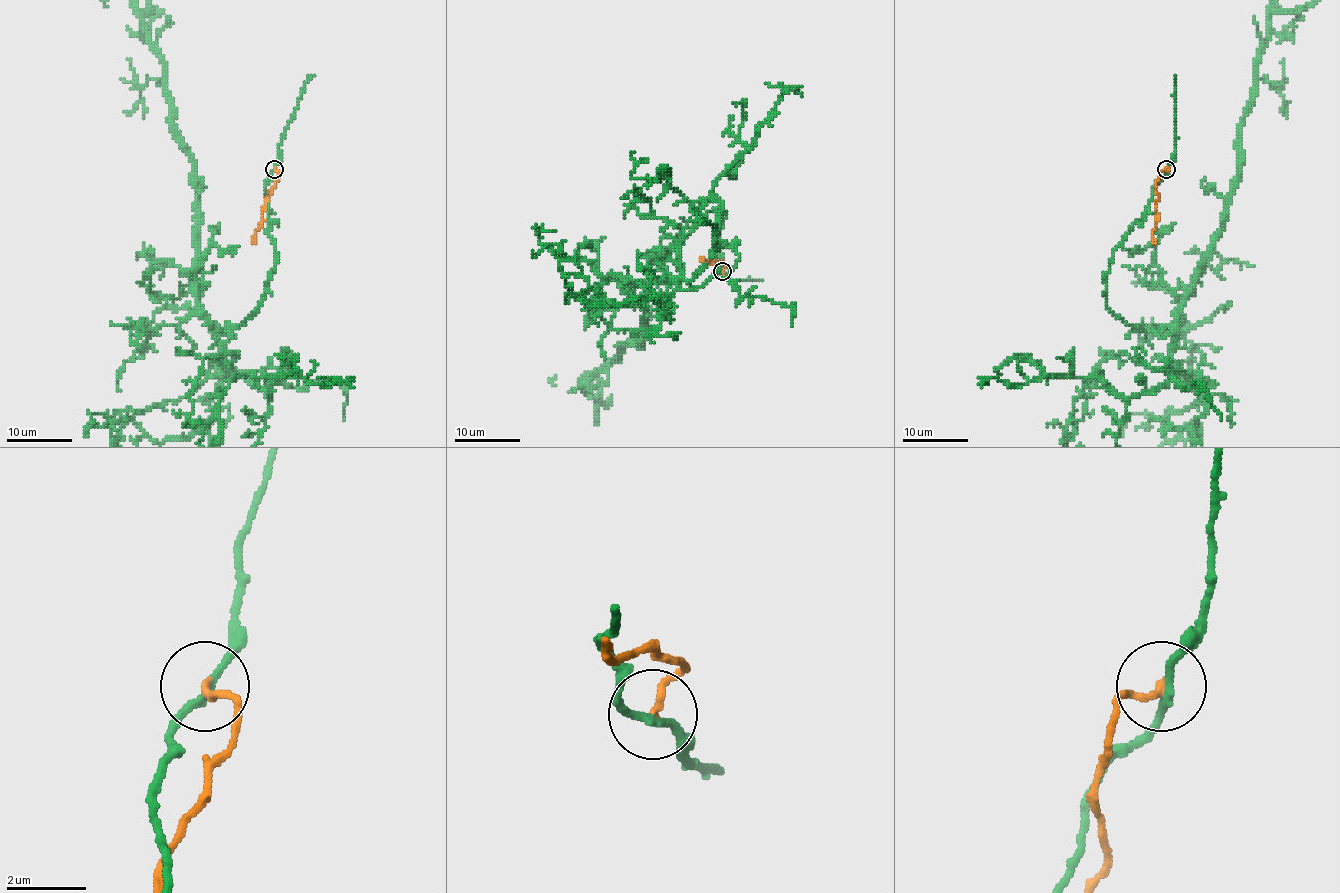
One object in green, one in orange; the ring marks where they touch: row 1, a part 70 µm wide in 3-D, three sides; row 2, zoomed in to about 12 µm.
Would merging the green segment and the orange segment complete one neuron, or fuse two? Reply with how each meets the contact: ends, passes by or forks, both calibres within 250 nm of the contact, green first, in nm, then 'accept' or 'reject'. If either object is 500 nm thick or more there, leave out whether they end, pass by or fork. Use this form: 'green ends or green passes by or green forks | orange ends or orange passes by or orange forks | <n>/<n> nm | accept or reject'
green passes by | orange ends | 180/190 nm | reject

